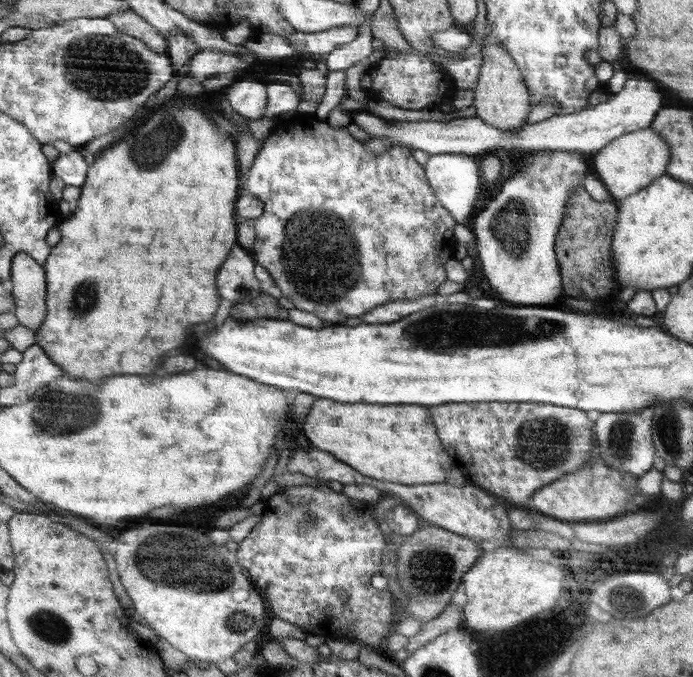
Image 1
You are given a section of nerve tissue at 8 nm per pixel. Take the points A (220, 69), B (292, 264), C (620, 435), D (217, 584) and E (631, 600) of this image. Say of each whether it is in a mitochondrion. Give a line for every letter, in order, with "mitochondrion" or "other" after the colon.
A: other
B: mitochondrion
C: mitochondrion
D: mitochondrion
E: mitochondrion

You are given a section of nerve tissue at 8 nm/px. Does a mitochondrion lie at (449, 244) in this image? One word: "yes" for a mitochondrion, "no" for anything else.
no

